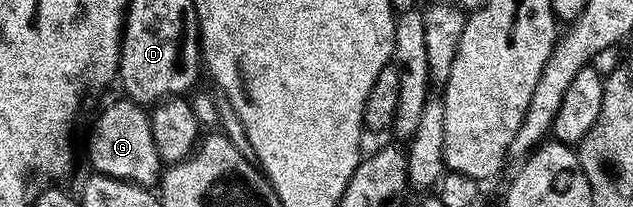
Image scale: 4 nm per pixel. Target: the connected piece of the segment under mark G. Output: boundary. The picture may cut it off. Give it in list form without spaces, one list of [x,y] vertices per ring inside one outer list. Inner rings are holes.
[[[120,96],[110,103],[94,122],[88,144],[88,156],[95,173],[121,178],[131,183],[153,187],[163,173],[162,158],[158,155],[159,139],[150,127],[150,114],[139,103]]]

